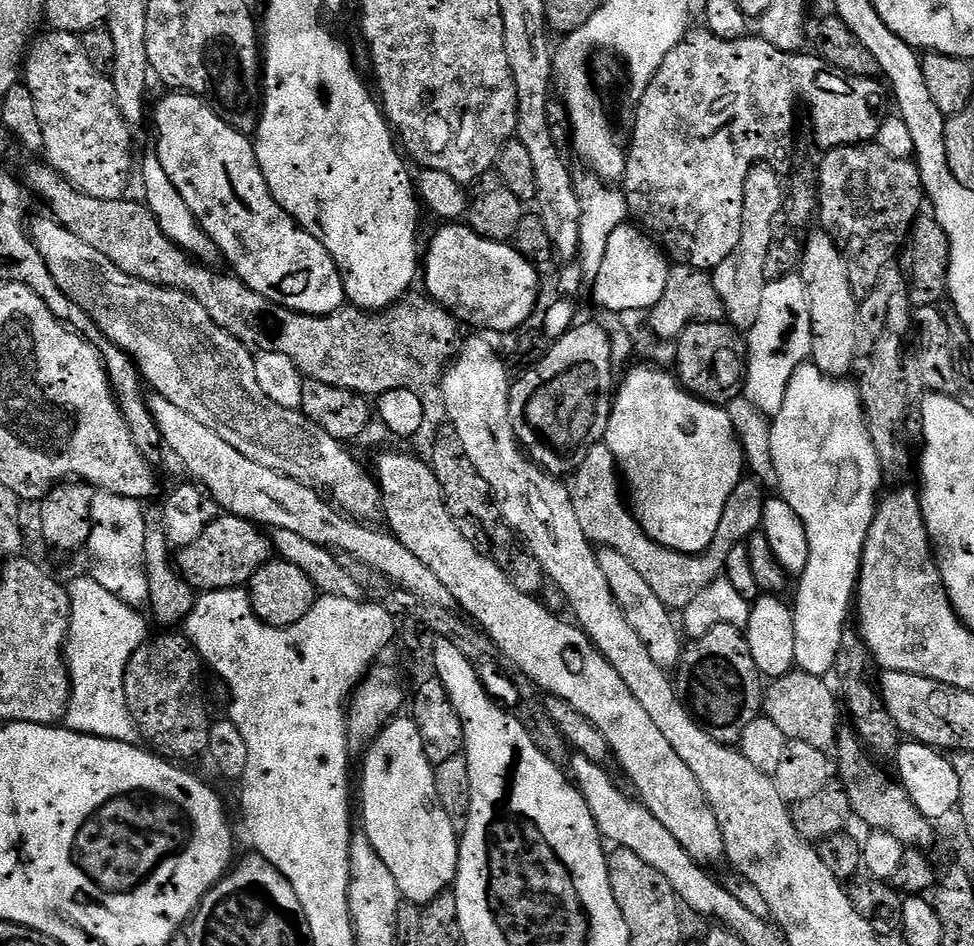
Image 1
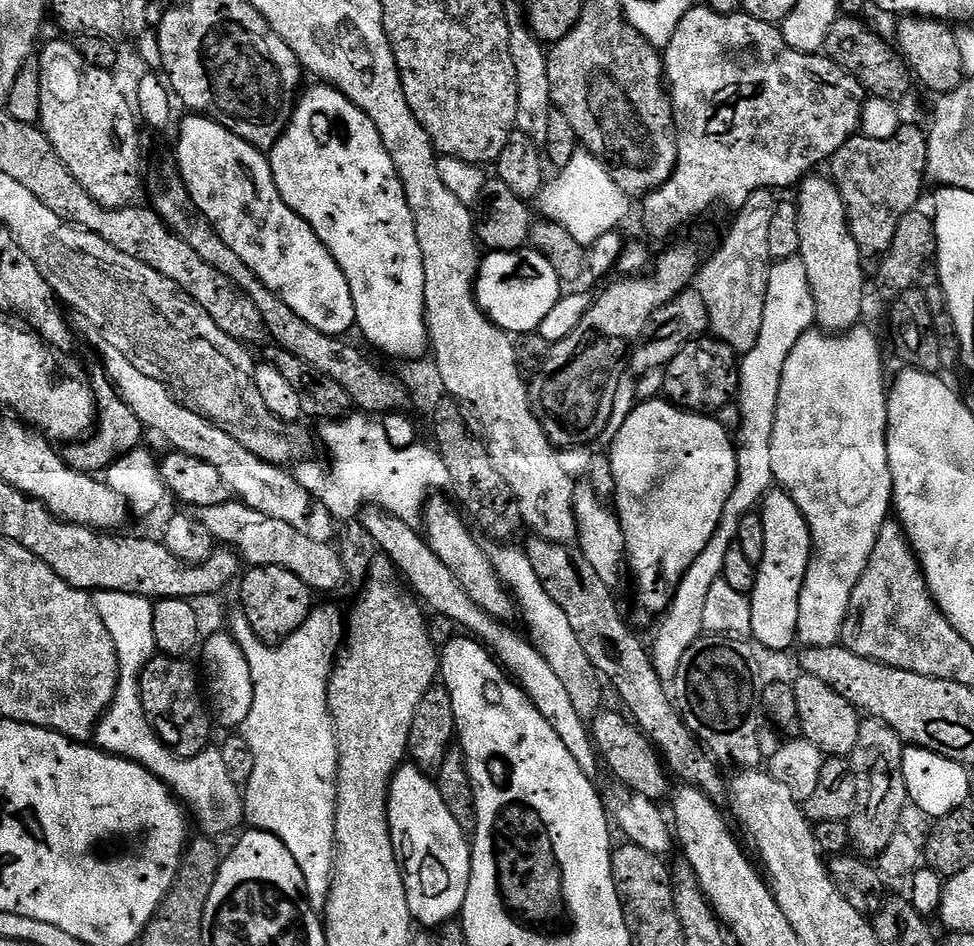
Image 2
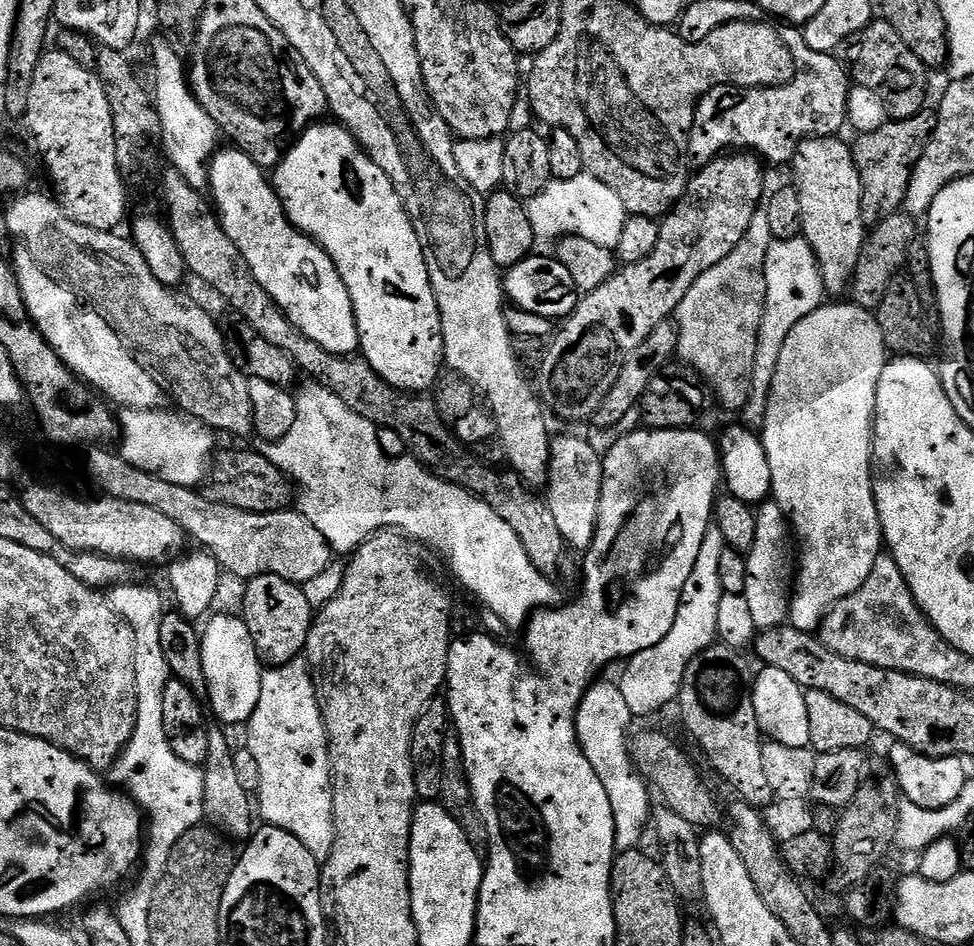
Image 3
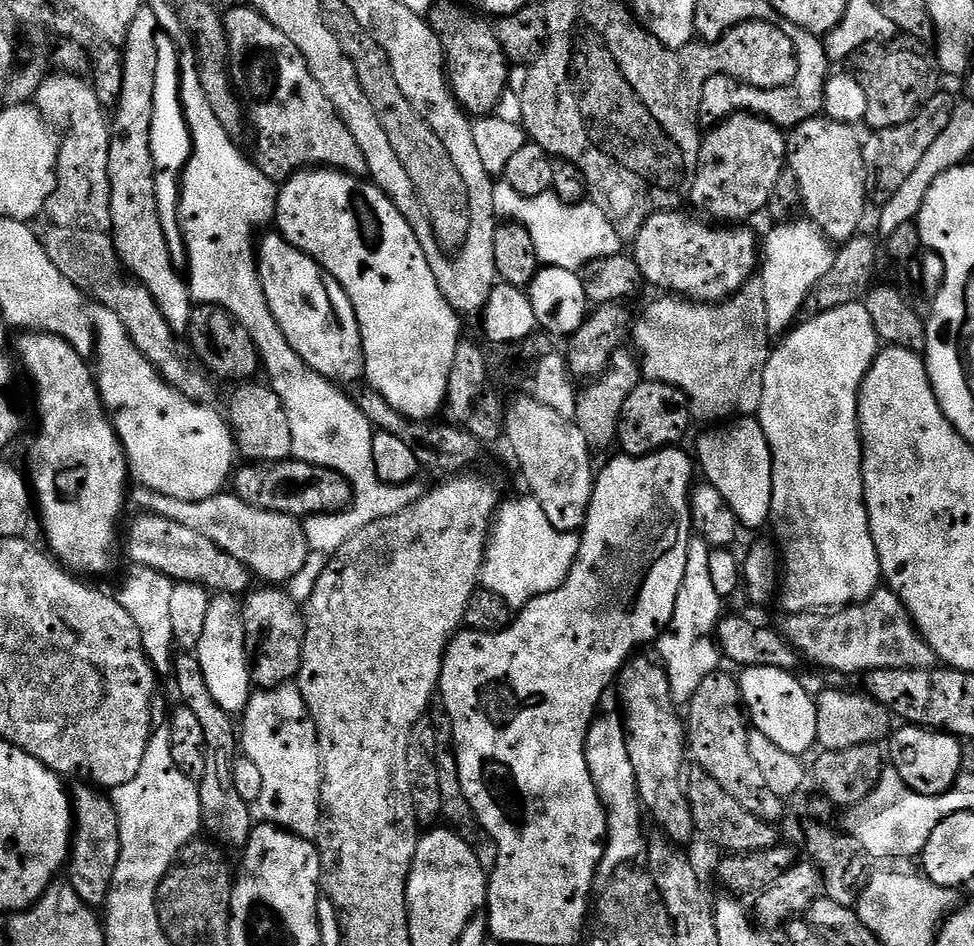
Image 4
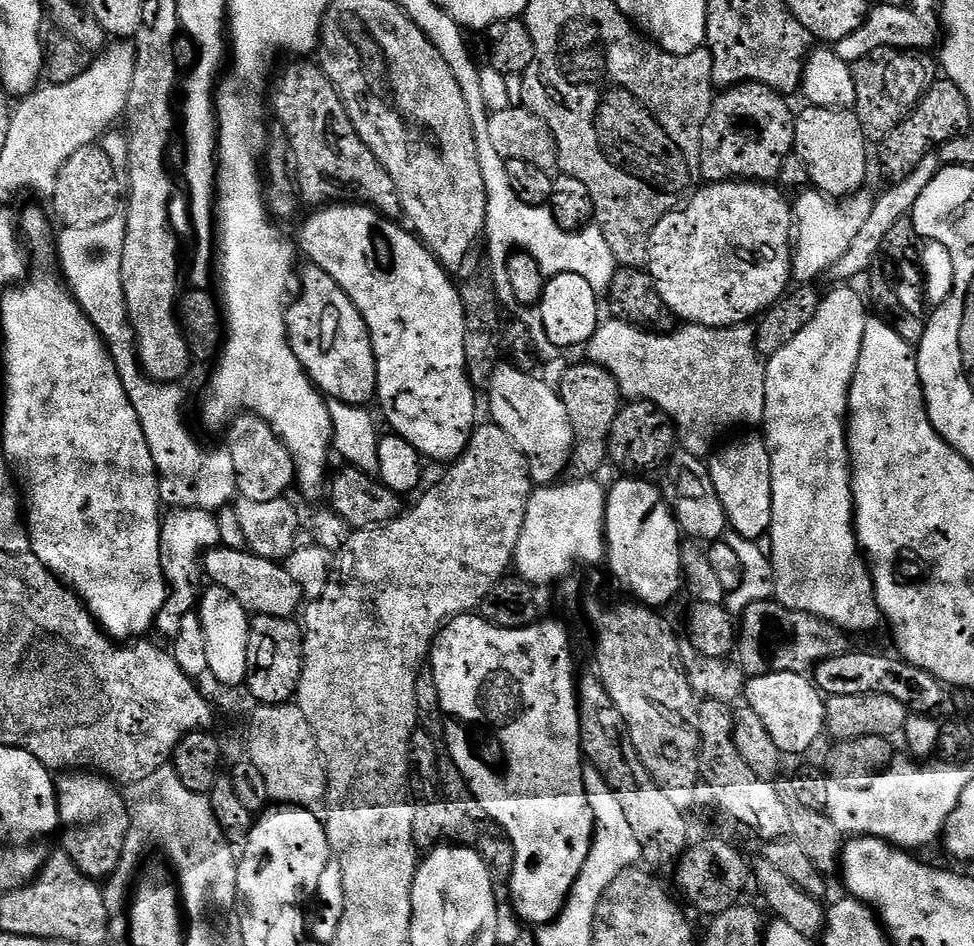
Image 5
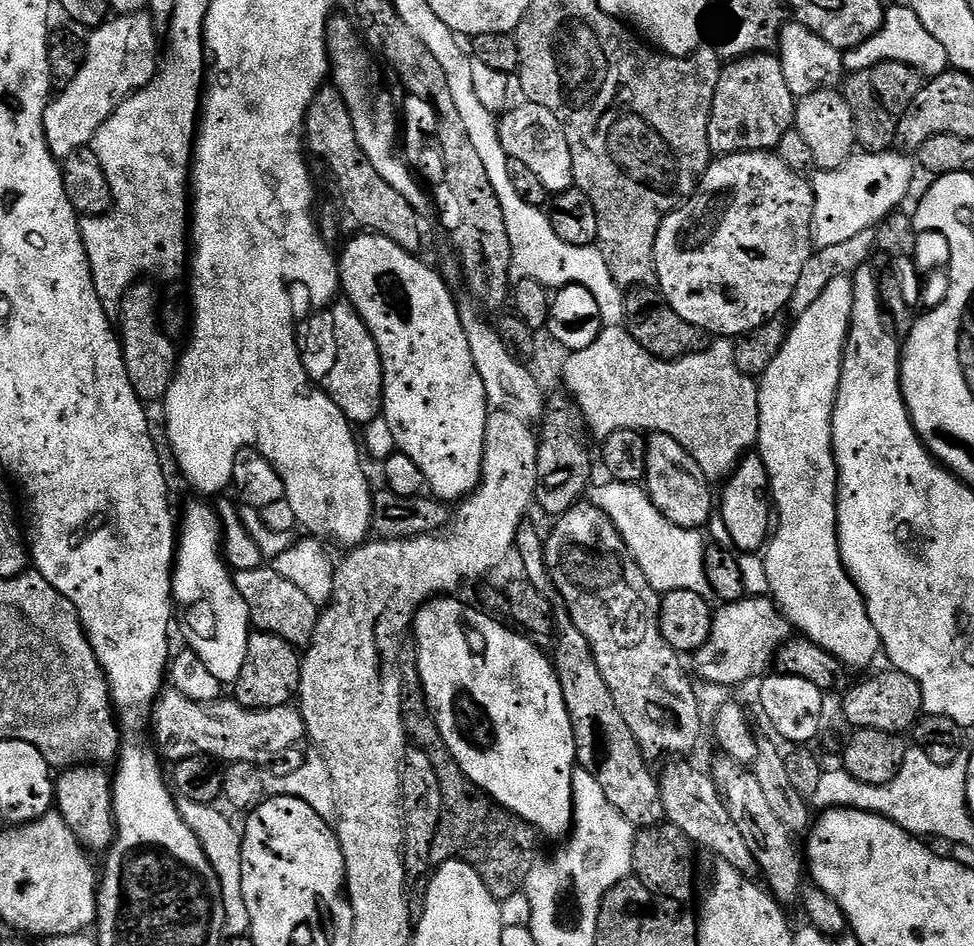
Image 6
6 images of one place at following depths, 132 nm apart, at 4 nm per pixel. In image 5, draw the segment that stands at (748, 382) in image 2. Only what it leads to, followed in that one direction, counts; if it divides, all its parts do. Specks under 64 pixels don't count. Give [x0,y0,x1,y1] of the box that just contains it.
[792,190,876,285]

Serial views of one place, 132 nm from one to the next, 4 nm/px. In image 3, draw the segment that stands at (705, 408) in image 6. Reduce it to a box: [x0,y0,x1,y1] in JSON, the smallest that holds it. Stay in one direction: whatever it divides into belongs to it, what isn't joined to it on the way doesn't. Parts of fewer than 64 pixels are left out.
[674,210,772,413]

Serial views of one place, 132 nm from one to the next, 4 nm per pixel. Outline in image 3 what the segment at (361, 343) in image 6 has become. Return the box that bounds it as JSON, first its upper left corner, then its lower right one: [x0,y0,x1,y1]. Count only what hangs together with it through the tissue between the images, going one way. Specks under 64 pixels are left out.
[208,146,360,356]

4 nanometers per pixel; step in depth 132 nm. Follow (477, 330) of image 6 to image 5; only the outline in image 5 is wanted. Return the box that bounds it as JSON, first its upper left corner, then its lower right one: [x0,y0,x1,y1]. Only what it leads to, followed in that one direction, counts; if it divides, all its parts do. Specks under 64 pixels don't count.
[486,362,576,486]

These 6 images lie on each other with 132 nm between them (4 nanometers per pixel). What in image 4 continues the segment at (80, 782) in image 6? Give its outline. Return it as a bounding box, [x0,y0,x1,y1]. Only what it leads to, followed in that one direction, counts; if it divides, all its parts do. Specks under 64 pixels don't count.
[70,782,121,908]

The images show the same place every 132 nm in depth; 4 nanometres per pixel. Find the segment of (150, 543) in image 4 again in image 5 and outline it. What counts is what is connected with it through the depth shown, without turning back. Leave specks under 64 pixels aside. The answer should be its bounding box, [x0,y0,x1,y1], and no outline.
[202,546,306,618]

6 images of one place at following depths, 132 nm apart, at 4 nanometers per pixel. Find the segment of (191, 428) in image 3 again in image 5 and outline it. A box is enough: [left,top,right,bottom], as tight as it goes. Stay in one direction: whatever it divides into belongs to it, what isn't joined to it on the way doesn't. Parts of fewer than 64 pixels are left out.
[58,215,236,513]

